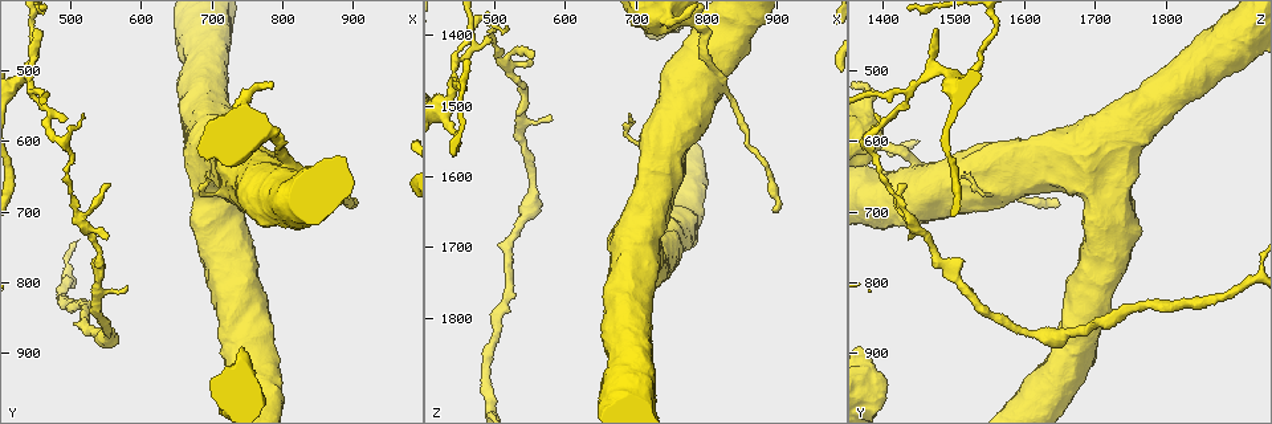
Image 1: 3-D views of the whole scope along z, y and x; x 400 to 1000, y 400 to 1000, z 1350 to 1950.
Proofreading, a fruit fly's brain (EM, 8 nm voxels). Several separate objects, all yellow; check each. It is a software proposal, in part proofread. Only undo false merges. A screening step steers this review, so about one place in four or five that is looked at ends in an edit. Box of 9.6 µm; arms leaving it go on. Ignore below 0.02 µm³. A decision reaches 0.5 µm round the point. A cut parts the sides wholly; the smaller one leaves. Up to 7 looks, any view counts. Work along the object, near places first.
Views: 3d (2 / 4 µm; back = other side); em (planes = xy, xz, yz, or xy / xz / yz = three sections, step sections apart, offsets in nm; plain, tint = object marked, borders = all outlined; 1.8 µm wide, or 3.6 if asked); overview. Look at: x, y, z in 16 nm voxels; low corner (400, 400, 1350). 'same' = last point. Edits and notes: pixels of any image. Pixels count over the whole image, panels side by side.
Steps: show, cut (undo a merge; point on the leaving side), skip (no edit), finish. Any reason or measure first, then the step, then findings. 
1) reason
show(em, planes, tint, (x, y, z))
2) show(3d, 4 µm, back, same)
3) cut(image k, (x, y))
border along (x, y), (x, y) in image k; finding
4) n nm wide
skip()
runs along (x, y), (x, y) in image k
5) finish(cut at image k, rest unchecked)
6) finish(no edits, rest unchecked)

two arms in line, one across
show(3d, 2 µm, (450, 535, 1435))

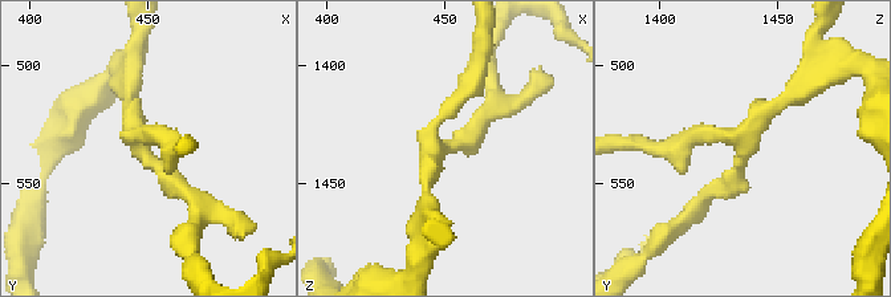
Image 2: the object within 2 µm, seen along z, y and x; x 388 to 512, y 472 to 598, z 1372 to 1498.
3 arms; now the EM
show(em, planes, borders, (446, 535, 1436))

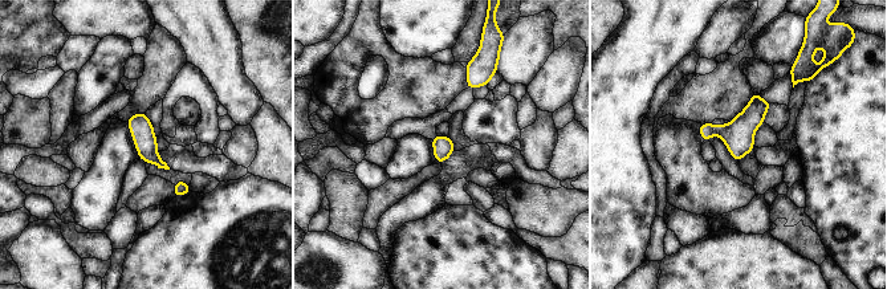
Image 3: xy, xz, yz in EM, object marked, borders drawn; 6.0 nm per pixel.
skip()
continuous, no second cell

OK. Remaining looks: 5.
calibre changes
show(3d, 2 µm, (450, 490, 1535))

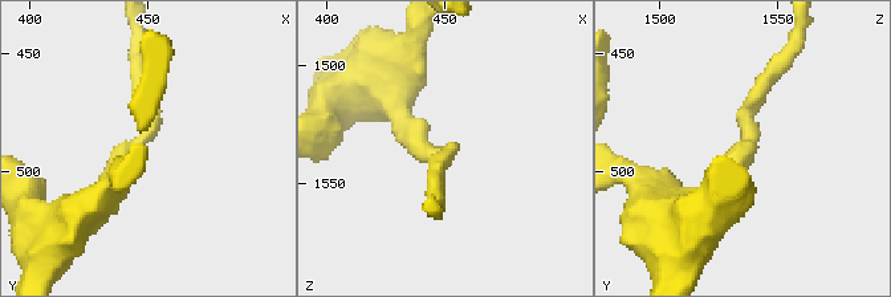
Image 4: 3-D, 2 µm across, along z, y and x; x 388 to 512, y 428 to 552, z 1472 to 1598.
now the EM
show(em, 3.6 µm, yz, step 16, tint, (447, 485, 1538))

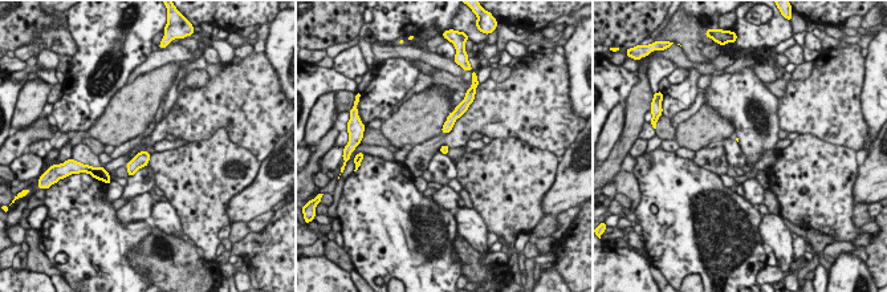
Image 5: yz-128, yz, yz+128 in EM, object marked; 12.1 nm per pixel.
show(em, 3.6 µm, planes, borders, same)

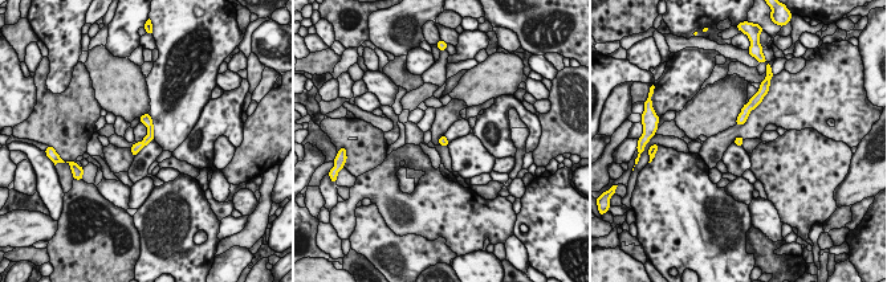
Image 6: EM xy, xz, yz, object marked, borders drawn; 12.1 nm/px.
skip()
runs along (146, 117), (150, 135), (134, 151) in image 6; one cell here

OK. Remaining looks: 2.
thick turns thin
show(em, 3.6 µm, xz, step 4, plain, (800, 645, 1445))

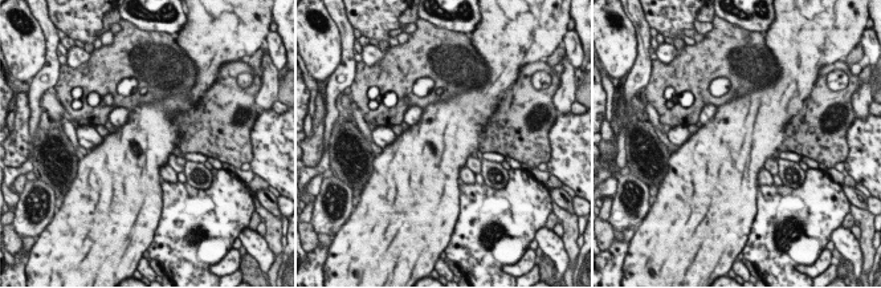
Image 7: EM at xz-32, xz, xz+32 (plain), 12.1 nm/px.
where the object lies
show(em, 3.6 µm, xz, step 4, tint, same)

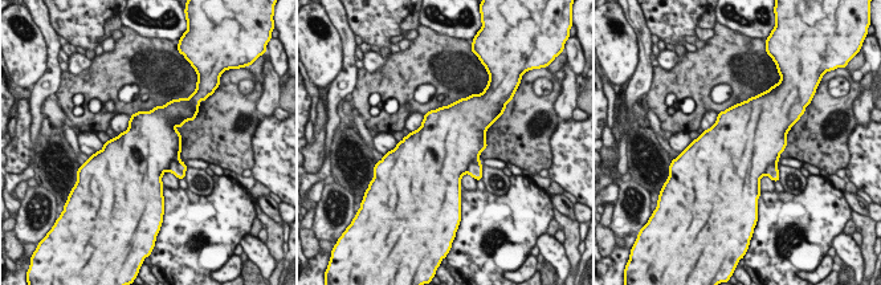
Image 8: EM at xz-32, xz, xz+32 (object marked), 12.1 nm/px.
cut(image 8, (474, 170))
border along (480, 161), (472, 162), (465, 172) in image 8; two cells meet here

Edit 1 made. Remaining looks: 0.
finish(cut at image 8, rest unchecked)

